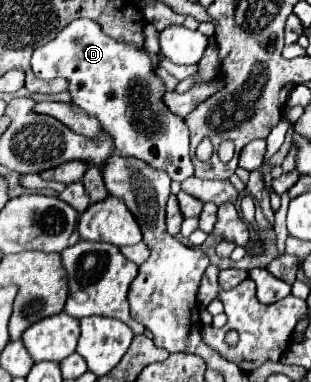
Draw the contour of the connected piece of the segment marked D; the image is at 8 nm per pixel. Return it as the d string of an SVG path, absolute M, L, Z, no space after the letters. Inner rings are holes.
M76 19L68 23L50 43L38 47L32 53L32 71L40 79L54 79L54 77L66 77L70 81L68 91L72 93L72 103L76 103L80 109L84 109L88 115L96 115L100 125L114 137L116 151L124 157L138 157L146 163L150 163L156 169L162 169L170 175L172 181L182 183L182 179L188 179L194 175L194 165L190 161L188 145L188 127L184 125L182 117L172 115L166 105L162 103L164 85L152 71L150 57L126 43L114 41L112 37L104 35L100 25L92 19Z

